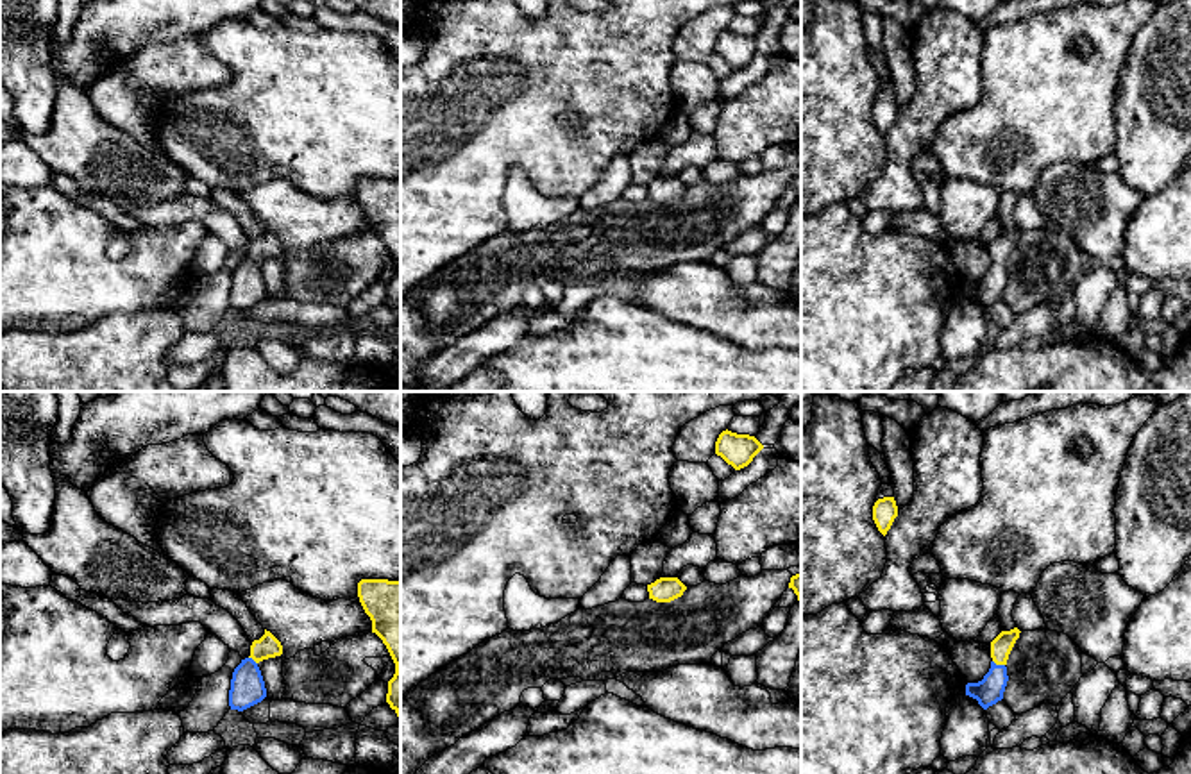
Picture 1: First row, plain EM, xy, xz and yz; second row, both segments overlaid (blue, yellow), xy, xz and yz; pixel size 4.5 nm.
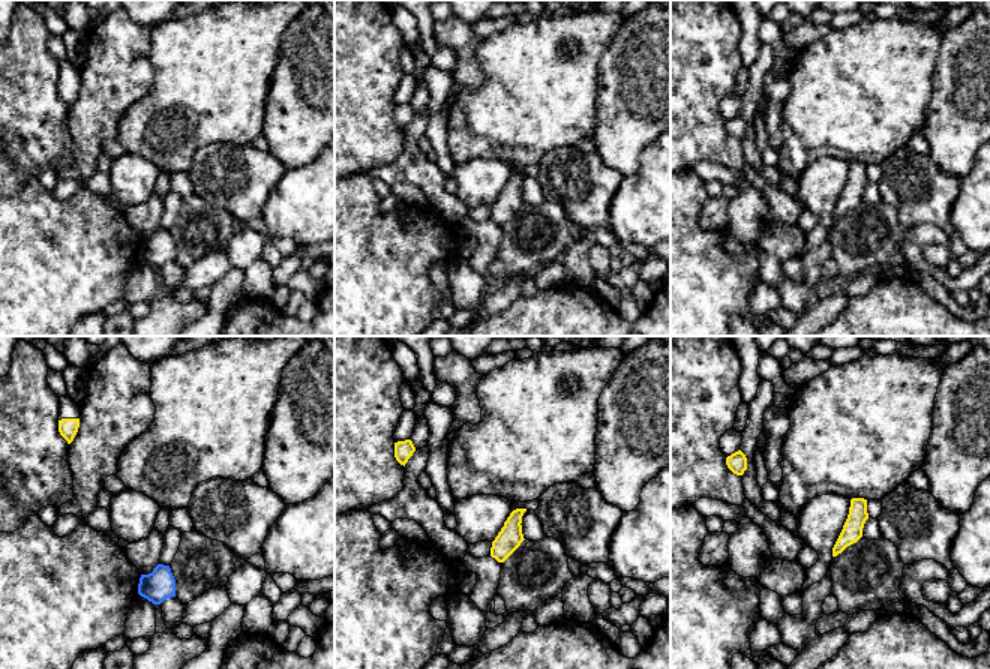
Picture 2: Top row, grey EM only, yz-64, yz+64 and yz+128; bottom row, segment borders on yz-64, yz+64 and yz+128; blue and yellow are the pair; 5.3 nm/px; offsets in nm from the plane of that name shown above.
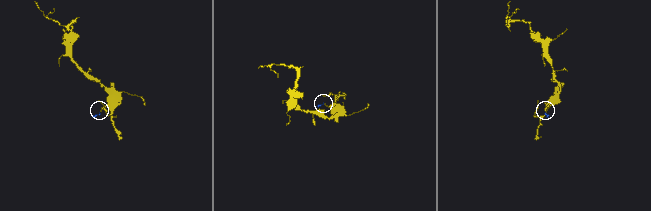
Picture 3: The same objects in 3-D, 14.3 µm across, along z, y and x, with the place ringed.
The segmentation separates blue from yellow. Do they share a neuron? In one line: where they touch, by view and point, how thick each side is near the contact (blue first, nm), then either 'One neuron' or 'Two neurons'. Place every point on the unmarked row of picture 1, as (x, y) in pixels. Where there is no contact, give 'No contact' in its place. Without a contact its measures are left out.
Touches blue at yz (998, 265). Thickness 120 nm (blue) against 100 nm. One neuron

